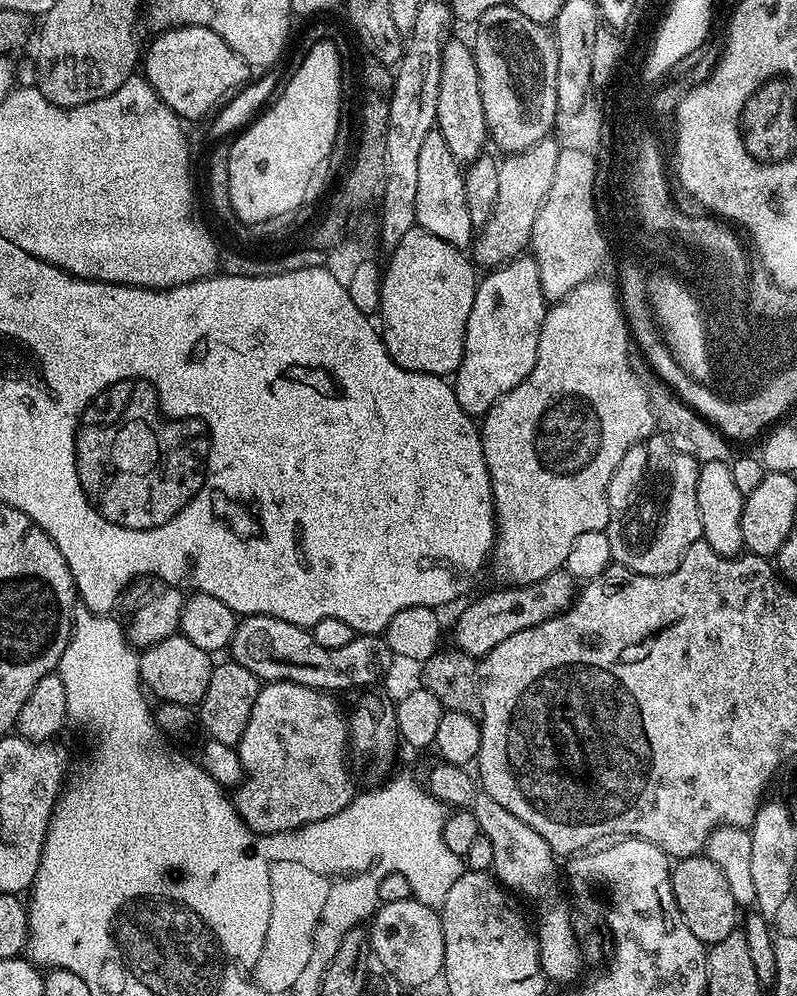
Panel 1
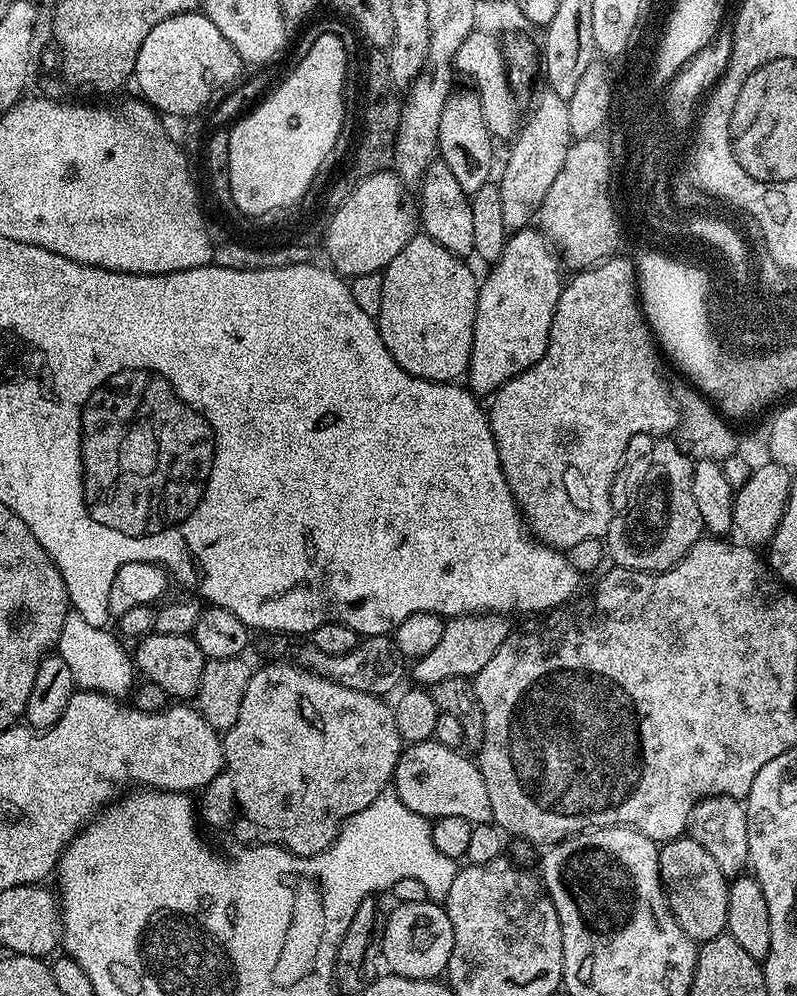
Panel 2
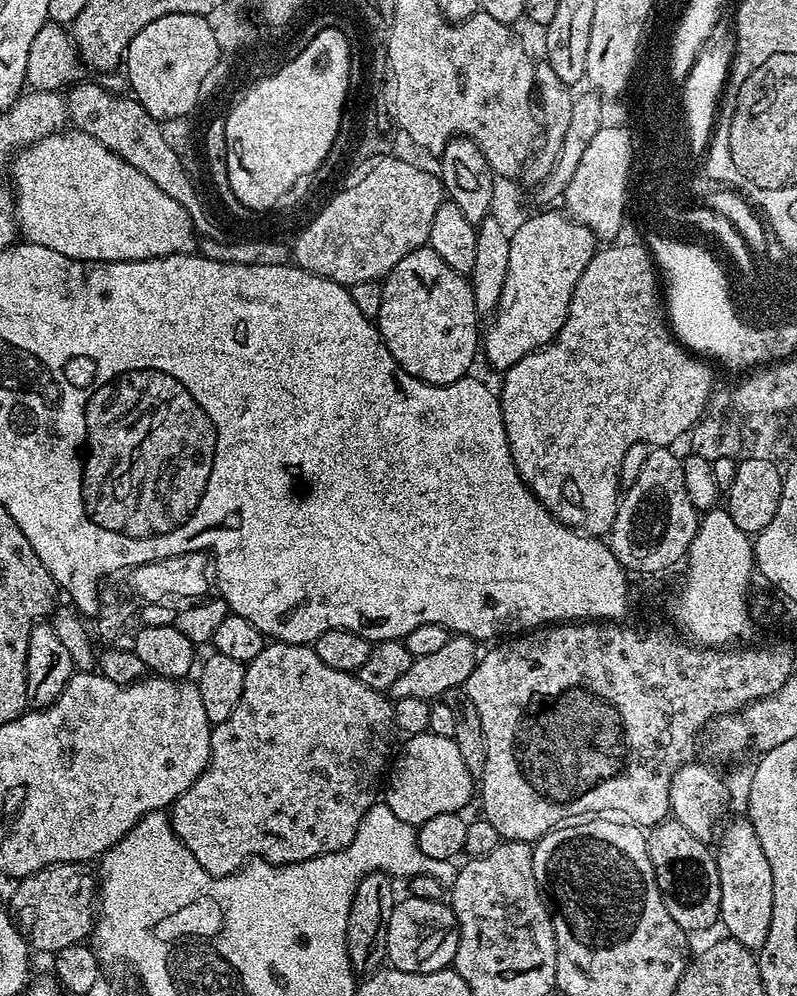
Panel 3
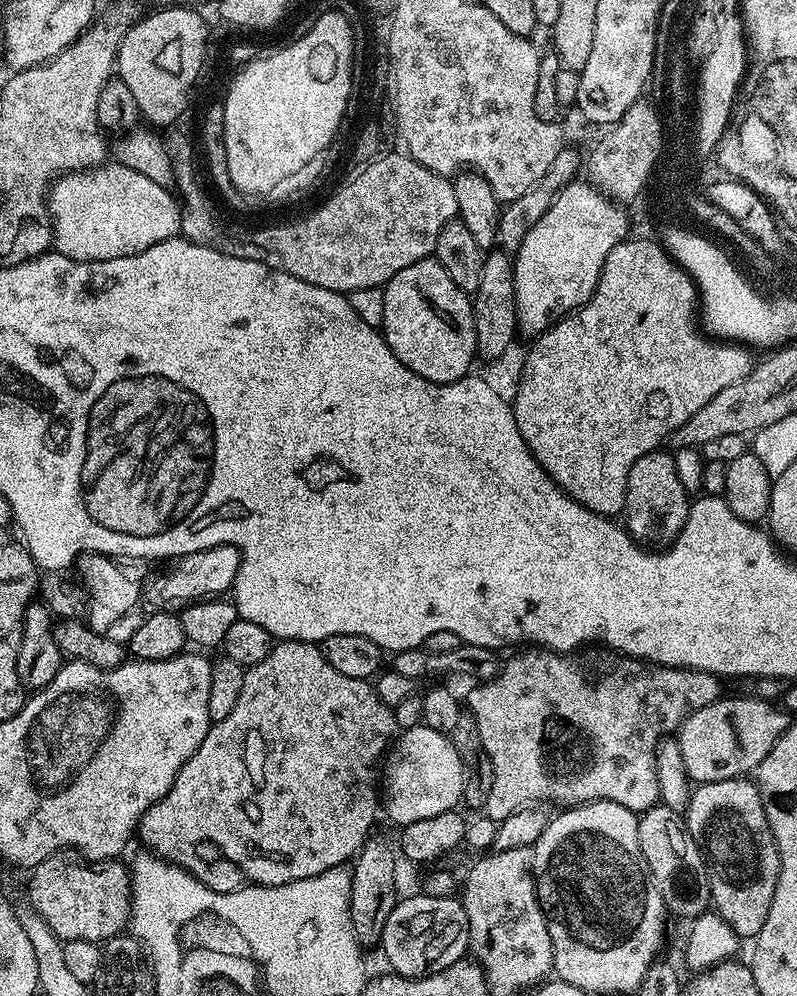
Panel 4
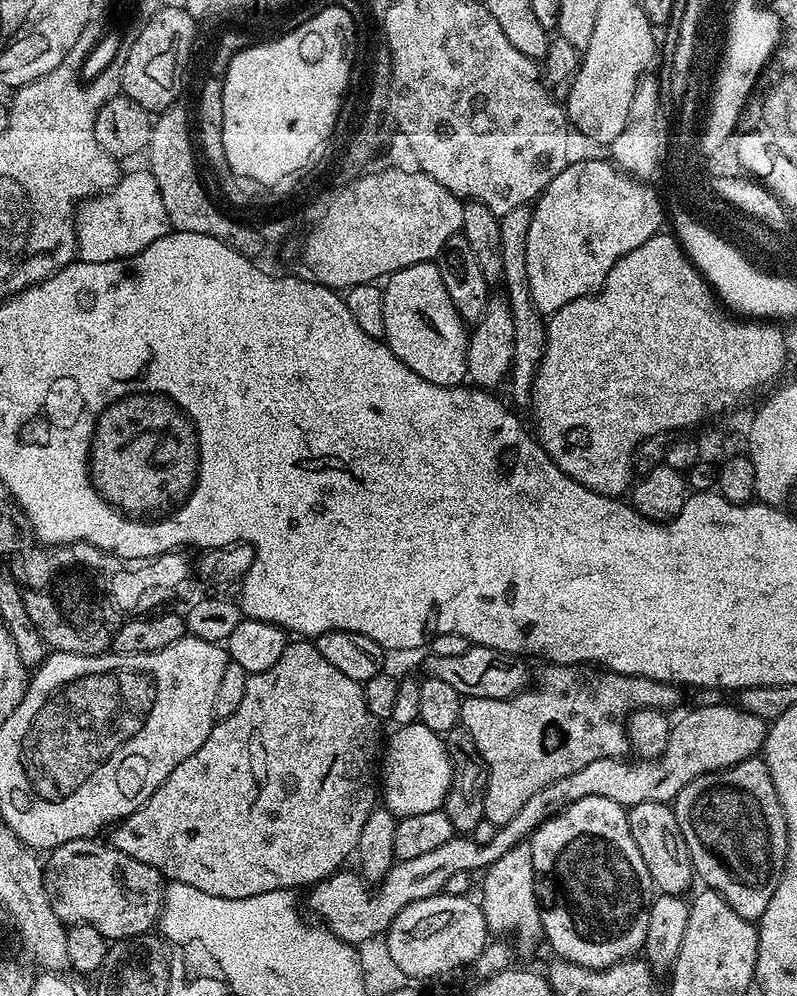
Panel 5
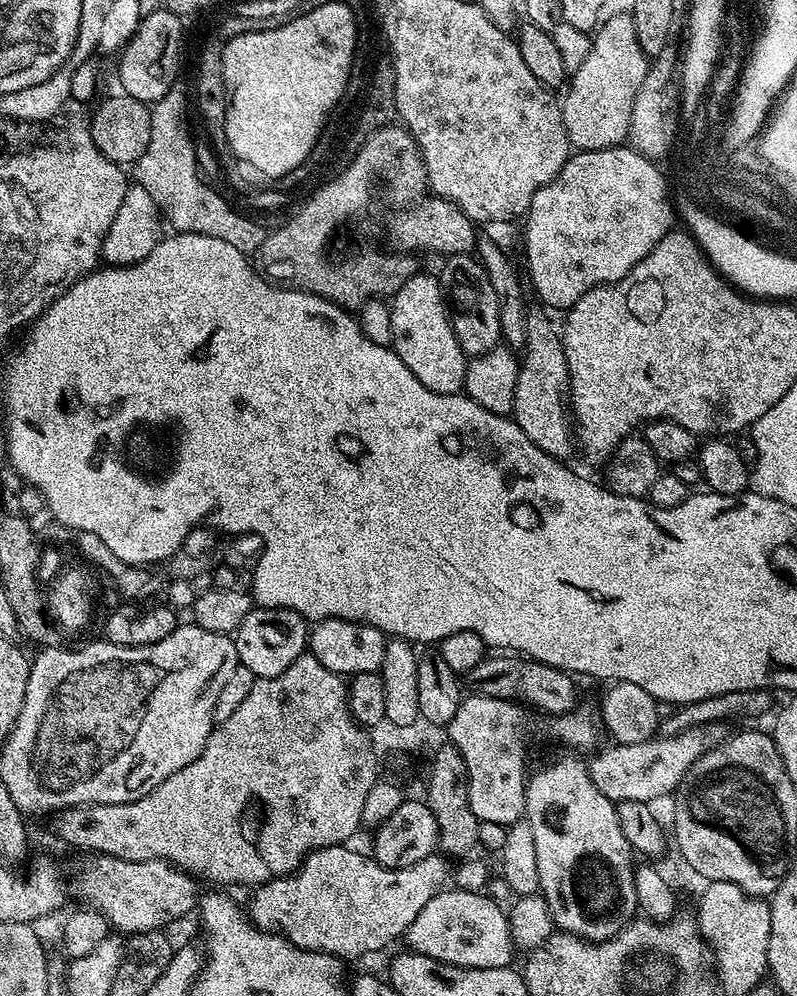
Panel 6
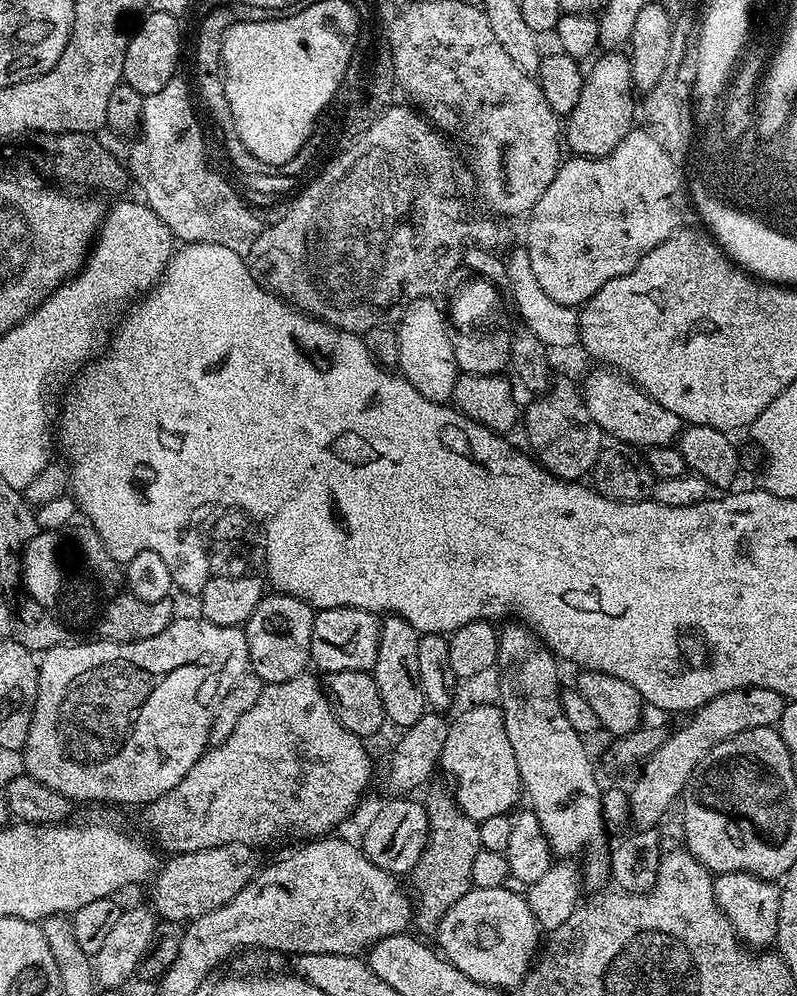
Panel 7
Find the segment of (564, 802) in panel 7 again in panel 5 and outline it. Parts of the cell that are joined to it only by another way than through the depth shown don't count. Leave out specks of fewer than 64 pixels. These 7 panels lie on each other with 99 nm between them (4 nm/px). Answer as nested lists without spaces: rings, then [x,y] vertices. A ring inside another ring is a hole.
[[[582,798],[578,802],[569,804],[563,812],[541,824],[530,837],[532,845],[532,865],[536,871],[536,899],[540,901],[540,925],[544,927],[543,939],[548,940],[550,947],[556,951],[555,955],[562,960],[569,960],[571,964],[586,966],[587,968],[609,968],[619,962],[635,957],[643,949],[646,942],[646,925],[650,923],[650,906],[654,899],[654,889],[650,870],[646,870],[646,862],[642,862],[642,854],[638,854],[638,846],[634,846],[634,838],[630,834],[630,822],[625,805],[610,802],[610,798]]]

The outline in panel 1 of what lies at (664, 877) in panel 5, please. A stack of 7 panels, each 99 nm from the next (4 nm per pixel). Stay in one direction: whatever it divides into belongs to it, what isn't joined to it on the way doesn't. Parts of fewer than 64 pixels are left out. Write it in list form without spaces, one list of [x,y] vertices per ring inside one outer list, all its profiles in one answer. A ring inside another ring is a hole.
[[[685,856],[677,859],[671,865],[672,889],[674,890],[674,902],[678,902],[678,910],[682,910],[682,922],[690,926],[694,938],[698,938],[706,946],[722,942],[726,934],[737,931],[738,909],[734,902],[734,894],[730,894],[730,886],[726,883],[726,877],[722,870],[714,866],[707,856]]]

